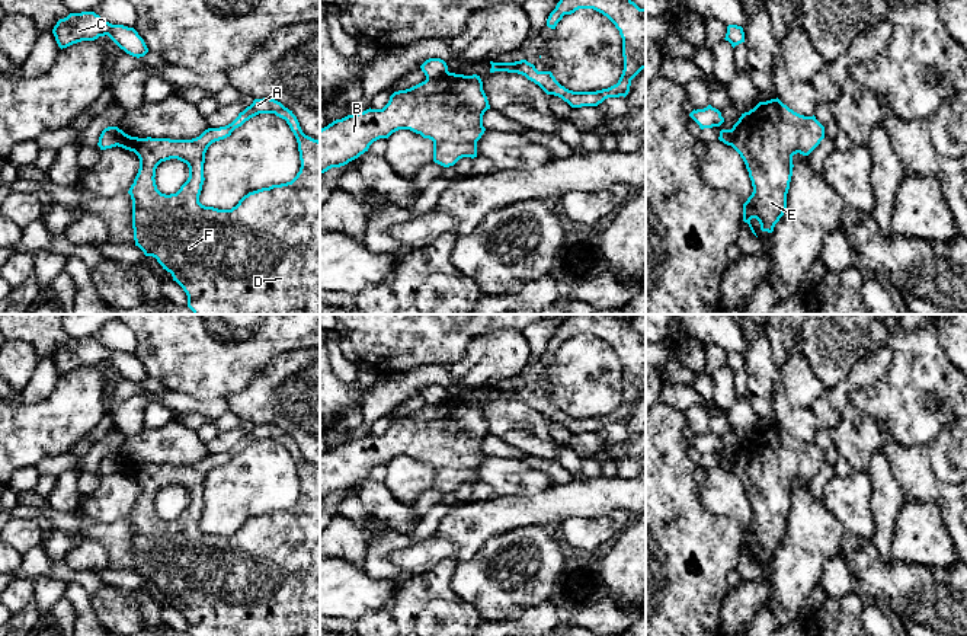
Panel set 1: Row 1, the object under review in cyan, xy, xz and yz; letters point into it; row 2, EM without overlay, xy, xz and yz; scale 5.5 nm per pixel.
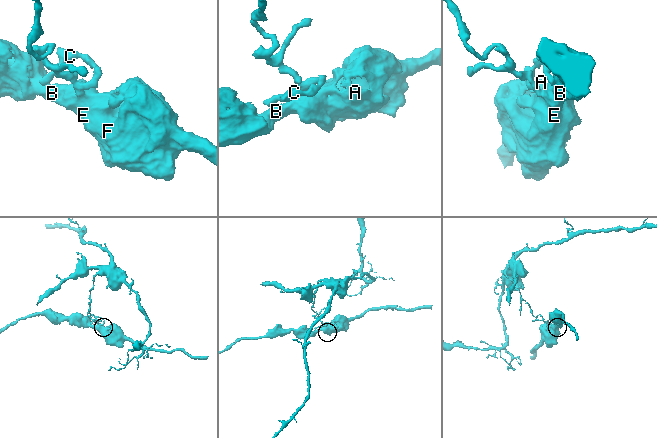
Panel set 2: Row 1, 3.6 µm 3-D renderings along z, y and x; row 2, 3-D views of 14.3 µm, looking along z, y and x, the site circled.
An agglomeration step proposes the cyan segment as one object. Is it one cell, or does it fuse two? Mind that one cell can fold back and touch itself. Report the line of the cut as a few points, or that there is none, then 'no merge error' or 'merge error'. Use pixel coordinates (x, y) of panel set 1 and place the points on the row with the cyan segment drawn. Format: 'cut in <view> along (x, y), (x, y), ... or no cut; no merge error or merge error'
cut in xz along (448, 72), (426, 79); merge error

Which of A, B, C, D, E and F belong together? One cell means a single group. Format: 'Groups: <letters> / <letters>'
Groups: A B D E F / C

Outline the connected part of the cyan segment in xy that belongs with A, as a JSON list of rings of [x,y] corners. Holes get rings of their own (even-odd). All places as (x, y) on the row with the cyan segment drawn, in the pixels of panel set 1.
[[[263,98],[254,99],[231,124],[208,128],[192,140],[138,138],[119,128],[118,137],[118,147],[134,151],[140,159],[138,173],[128,191],[132,199],[135,246],[172,274],[173,281],[186,293],[188,307],[193,314],[320,314],[320,141],[302,132],[292,111],[275,99]],[[259,114],[275,114],[286,121],[298,143],[300,172],[291,182],[249,192],[231,210],[202,205],[199,195],[208,147],[230,137],[236,128]],[[170,159],[186,163],[189,178],[176,194],[166,195],[157,189],[154,178],[157,166]]]

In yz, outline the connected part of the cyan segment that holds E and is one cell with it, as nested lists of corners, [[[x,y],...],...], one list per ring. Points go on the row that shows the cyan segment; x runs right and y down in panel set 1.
[[[777,98],[759,102],[753,109],[742,114],[731,128],[731,137],[731,147],[743,159],[753,186],[752,195],[743,204],[743,221],[749,224],[755,236],[752,218],[759,221],[762,231],[772,233],[787,208],[787,194],[794,167],[793,156],[797,153],[808,156],[824,138],[824,127],[814,115],[800,115]]]

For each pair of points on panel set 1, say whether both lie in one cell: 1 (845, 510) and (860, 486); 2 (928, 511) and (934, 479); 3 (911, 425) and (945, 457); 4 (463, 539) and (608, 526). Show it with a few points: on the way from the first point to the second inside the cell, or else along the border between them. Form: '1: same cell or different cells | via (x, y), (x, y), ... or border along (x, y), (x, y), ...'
1: same cell | via (845, 504), (854, 492)
2: different cells | border along (908, 498), (931, 499), (940, 508), (947, 530)
3: different cells | border along (951, 419), (929, 444), (902, 446), (897, 443)
4: different cells | border along (594, 515), (567, 517), (560, 524)

